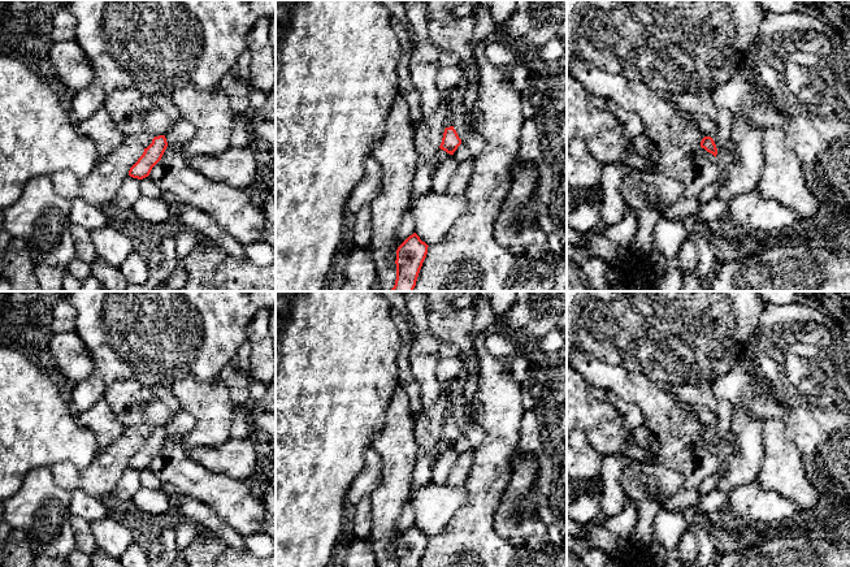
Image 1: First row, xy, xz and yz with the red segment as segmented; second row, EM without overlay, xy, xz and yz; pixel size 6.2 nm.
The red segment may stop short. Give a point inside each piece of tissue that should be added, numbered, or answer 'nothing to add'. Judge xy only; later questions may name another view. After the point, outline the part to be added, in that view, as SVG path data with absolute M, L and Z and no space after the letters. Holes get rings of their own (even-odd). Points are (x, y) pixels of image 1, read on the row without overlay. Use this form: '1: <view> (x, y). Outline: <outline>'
nothing to add

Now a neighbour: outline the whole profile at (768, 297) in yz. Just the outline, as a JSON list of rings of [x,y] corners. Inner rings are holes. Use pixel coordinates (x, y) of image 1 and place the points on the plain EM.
[[[756,291],[766,303],[790,304],[797,302],[797,291]]]

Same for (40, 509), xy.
[[[34,468],[21,489],[4,505],[4,519],[12,529],[21,529],[34,555],[68,560],[77,549],[70,524],[71,493],[53,481],[51,468]]]

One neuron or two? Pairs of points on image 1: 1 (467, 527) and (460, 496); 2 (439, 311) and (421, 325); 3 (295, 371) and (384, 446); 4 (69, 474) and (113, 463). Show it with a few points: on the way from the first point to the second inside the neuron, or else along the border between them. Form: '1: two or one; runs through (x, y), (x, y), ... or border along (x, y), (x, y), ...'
1: two; border along (464, 485), (468, 501), (443, 529)
2: two; border along (425, 304), (426, 328), (429, 330)
3: two; border along (386, 408), (384, 427), (369, 445)
4: one; runs through (79, 477), (98, 477), (103, 472)

